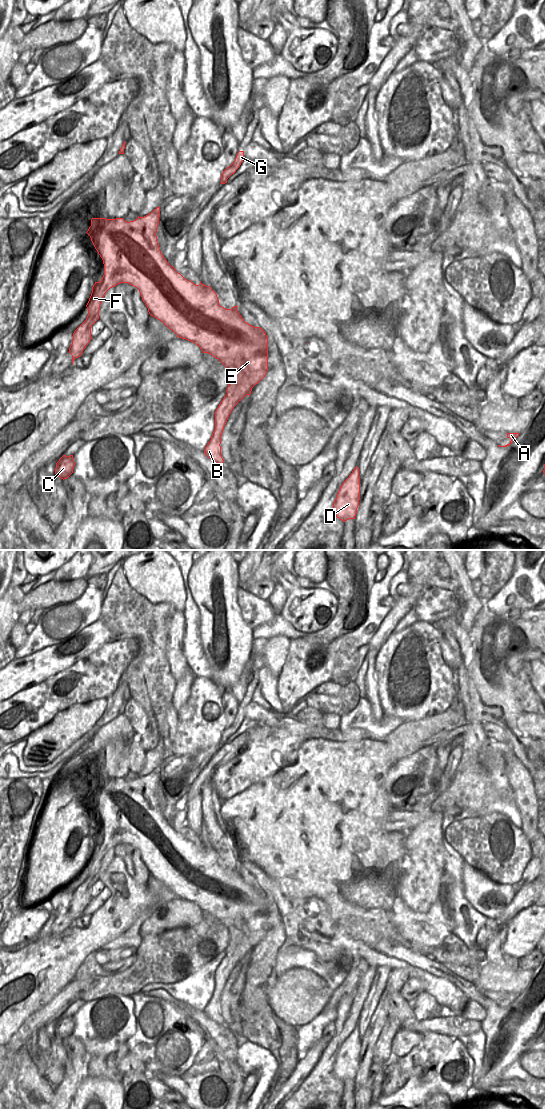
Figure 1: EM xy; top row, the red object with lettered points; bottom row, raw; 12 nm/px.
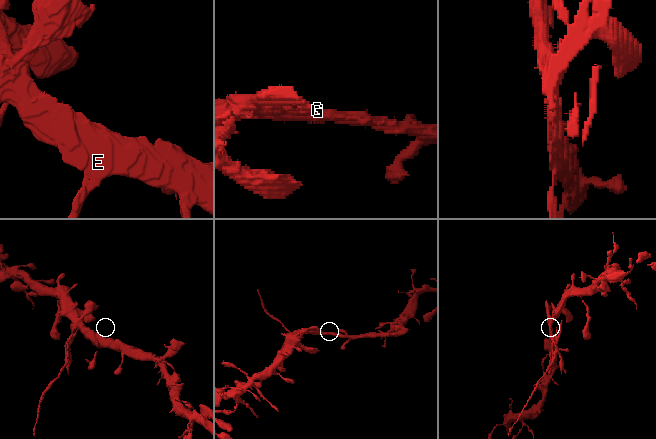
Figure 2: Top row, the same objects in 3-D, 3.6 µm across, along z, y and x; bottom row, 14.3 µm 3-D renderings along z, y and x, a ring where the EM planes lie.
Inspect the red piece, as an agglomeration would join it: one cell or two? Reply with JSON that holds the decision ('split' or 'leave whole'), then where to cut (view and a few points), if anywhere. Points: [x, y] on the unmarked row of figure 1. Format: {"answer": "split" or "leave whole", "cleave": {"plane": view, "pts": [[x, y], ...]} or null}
{"answer": "split", "cleave": {"plane": "xy", "pts": [[92, 851], [103, 850], [105, 852]]}}

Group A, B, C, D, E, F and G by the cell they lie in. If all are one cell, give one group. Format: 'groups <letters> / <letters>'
groups A B D E G / C F

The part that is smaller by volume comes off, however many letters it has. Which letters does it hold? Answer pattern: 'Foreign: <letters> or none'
Foreign: C, F

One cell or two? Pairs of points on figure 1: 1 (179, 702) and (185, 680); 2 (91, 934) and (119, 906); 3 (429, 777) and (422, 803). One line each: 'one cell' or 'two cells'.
1: one cell
2: one cell
3: one cell

